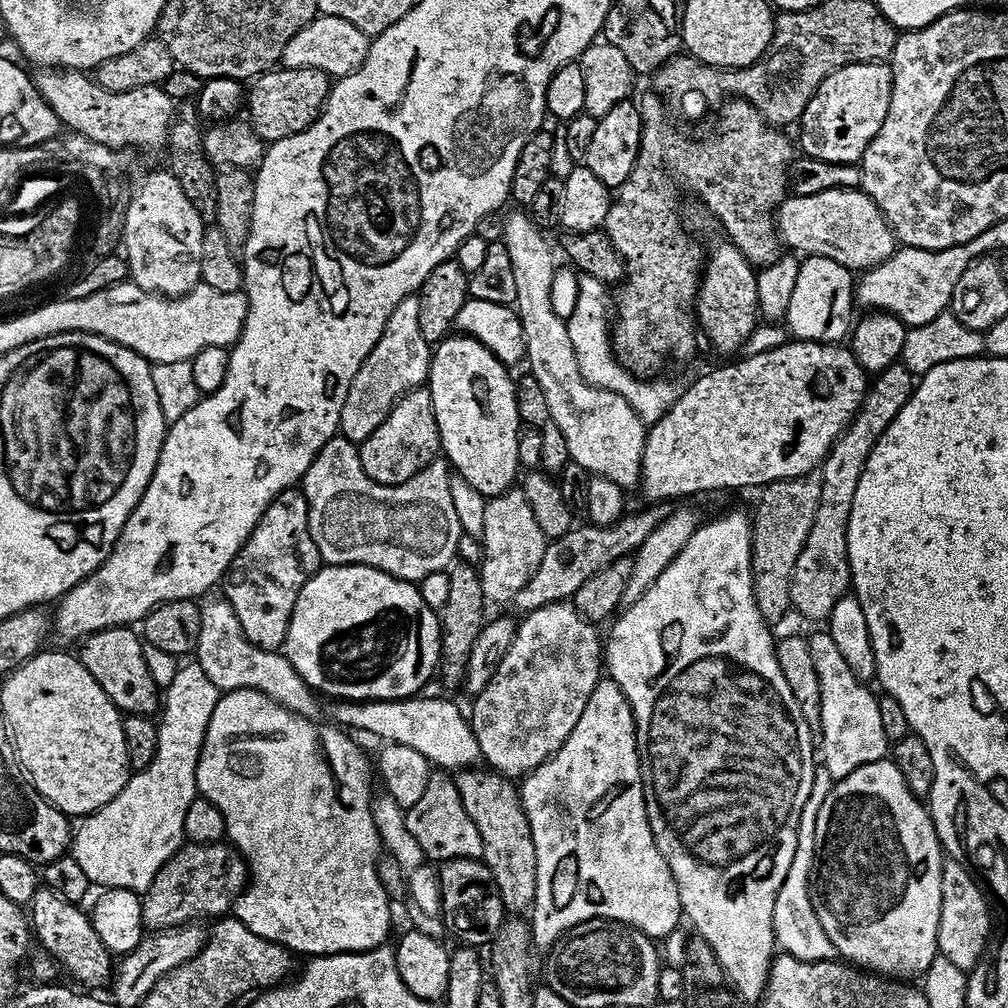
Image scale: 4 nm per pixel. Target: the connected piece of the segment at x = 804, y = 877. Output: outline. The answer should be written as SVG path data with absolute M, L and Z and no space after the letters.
M818 764L814 772L814 783L806 804L802 808L799 818L797 849L794 850L794 859L790 862L790 869L786 872L780 889L773 895L772 929L775 931L777 947L785 954L798 958L800 961L836 960L838 953L836 947L830 942L829 936L818 922L814 912L813 903L810 902L809 884L814 866L815 855L814 838L817 830L818 812L826 800L826 794L832 785L829 771L823 764Z

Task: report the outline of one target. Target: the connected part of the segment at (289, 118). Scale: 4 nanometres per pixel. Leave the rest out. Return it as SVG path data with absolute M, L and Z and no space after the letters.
M277 66L256 77L251 85L246 96L246 116L262 141L281 140L305 132L319 118L329 91L330 77L322 70Z

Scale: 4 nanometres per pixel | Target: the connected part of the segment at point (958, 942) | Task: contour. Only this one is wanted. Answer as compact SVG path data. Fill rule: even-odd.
M945 859L942 872L942 910L936 939L939 955L953 962L959 969L971 971L987 951L991 930L992 916L984 893L958 861Z

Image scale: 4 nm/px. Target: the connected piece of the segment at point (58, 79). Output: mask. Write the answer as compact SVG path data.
M40 70L34 79L37 90L65 129L115 149L140 150L165 143L174 119L174 100L159 84L138 86L138 90L129 92L111 92L102 90L91 75L80 70Z

